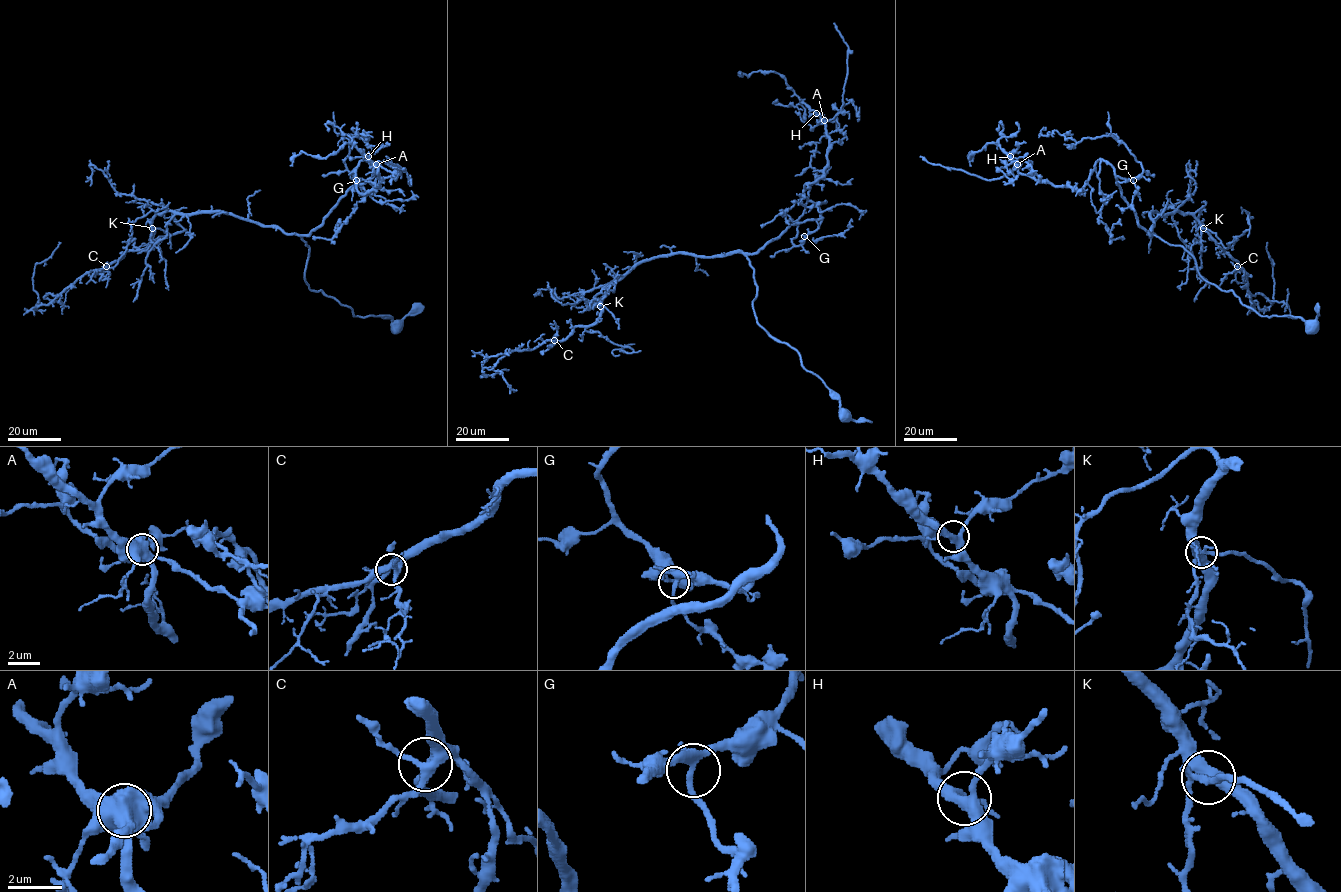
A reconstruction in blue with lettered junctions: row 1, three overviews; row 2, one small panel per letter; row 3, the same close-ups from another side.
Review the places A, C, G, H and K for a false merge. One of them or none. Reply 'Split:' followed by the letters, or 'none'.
Split: A

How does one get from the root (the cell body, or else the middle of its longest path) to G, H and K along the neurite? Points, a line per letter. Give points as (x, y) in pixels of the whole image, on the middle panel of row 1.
G: (845, 414), (753, 308), (757, 285), (745, 255), (815, 220), (804, 236)
H: (845, 414), (798, 353), (757, 322), (745, 255), (822, 218), (802, 196), (827, 163), (826, 121), (816, 113)
K: (845, 414), (798, 353), (757, 322), (753, 269), (741, 252), (643, 259), (607, 289), (600, 306)

